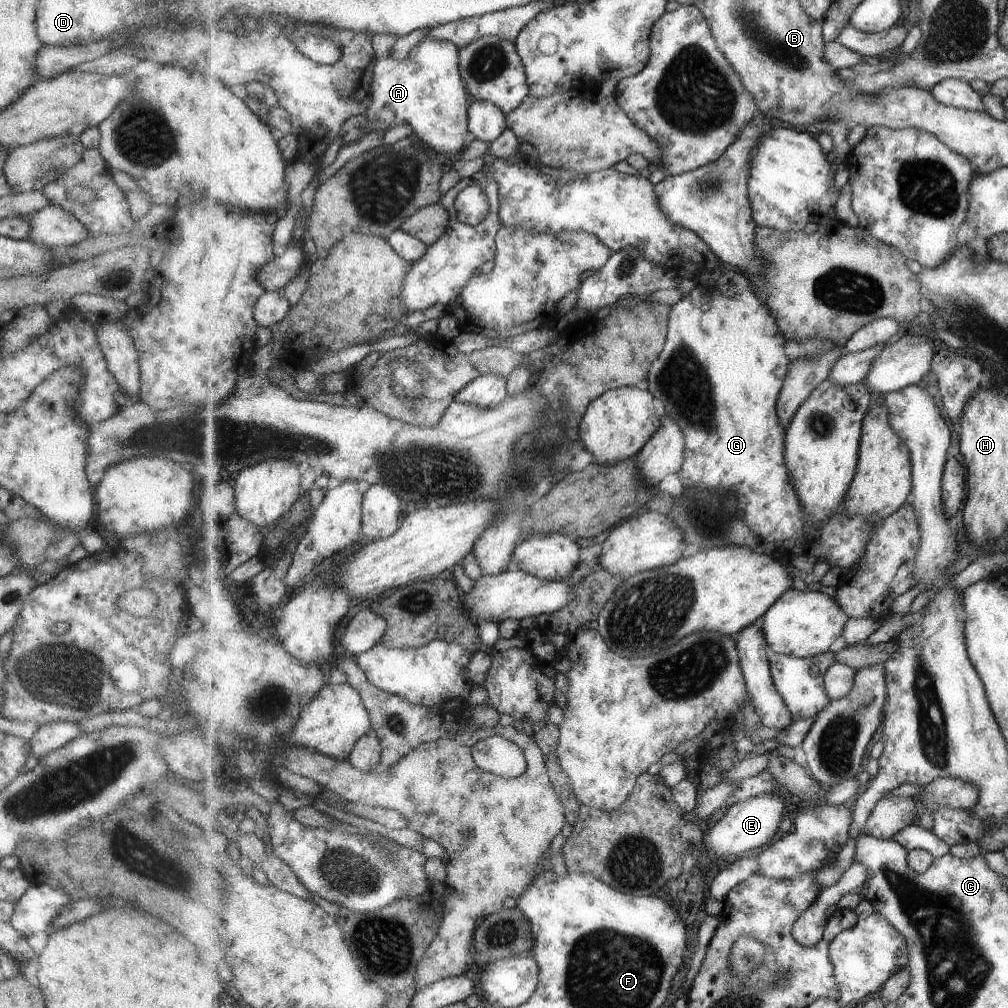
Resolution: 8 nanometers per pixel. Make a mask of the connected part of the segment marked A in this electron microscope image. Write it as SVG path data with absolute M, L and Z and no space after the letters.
M375 35L373 38L378 63L374 70L373 100L367 111L368 119L379 132L409 124L412 133L425 146L442 152L453 164L461 158L473 138L468 121L472 99L461 74L461 49L452 42L425 38L402 61L391 60L389 52L397 38L391 35Z

